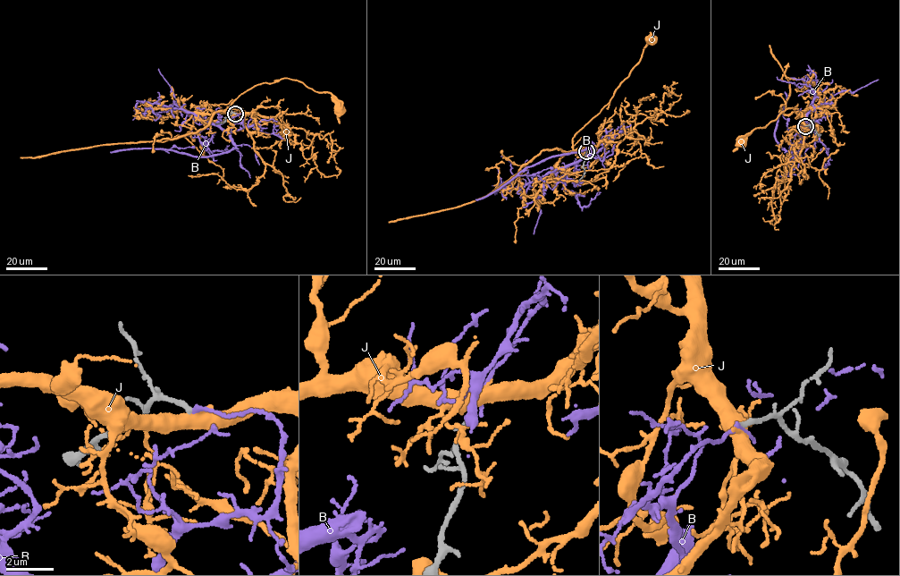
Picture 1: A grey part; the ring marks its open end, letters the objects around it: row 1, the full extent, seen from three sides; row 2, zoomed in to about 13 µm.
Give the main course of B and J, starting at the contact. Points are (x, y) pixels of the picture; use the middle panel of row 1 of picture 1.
B: (586, 151), (592, 143), (586, 156), (587, 149), (550, 156), (527, 166), (495, 191), (475, 199)
J: (586, 151), (574, 149), (573, 138), (609, 102), (615, 89), (639, 61), (643, 47), (651, 38)

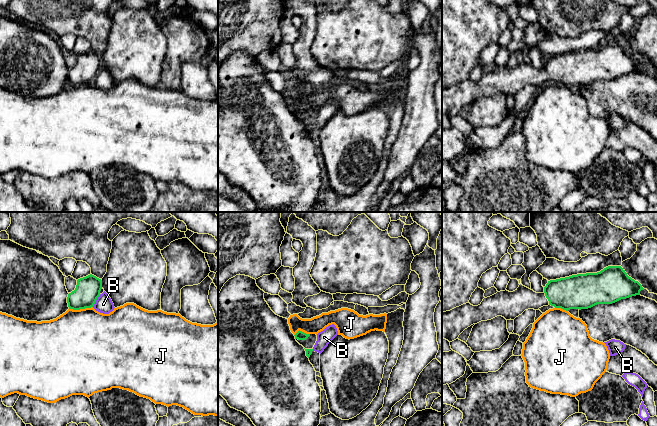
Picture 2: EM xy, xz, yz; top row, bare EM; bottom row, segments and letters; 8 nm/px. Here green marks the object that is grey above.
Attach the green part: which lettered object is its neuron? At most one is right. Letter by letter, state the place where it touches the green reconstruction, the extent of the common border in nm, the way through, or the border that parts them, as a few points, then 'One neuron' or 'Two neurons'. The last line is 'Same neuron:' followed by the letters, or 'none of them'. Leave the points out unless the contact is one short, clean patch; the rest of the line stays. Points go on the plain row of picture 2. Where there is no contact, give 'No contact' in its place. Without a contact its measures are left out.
B: Touches green at xy (96, 75). Shared border 120 nm. Boundary: xy (100, 70), (92, 82). Two neurons
J: Touches green at xy (80, 84). Shared border 190 nm. Boundary: xy (92, 82), (69, 85). Two neurons
Same neuron: none of them

